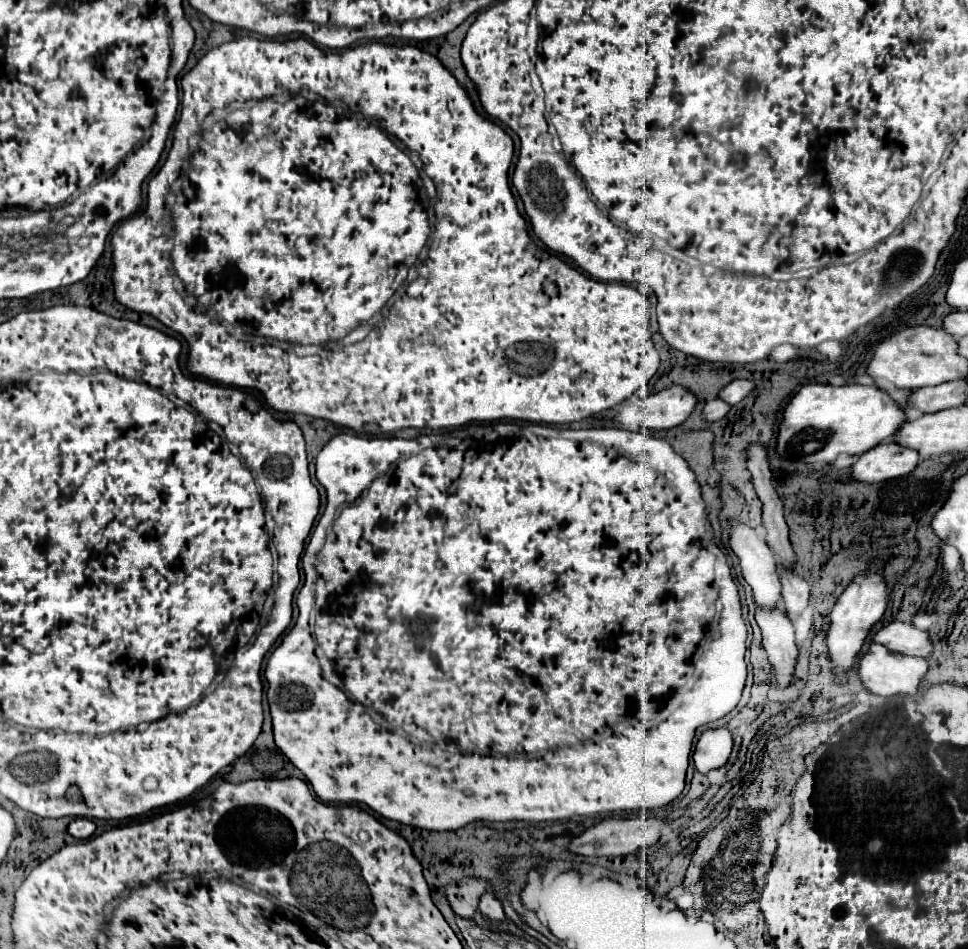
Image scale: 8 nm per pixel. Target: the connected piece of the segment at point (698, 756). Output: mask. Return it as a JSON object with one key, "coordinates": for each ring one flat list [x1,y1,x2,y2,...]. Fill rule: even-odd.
{"coordinates":[[727,727,703,731,693,751,695,769,699,773,707,773,711,769,723,767,731,755,731,747,733,747,733,737,727,731]]}

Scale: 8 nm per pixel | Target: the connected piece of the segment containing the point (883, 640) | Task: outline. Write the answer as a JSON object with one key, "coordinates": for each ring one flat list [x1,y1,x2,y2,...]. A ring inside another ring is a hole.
{"coordinates":[[901,621,887,623,871,639,885,645,893,653,911,655,911,657,929,657,933,649,929,635,925,631,919,631,913,625]]}

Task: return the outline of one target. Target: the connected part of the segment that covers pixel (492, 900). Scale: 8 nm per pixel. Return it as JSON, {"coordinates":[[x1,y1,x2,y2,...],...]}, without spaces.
{"coordinates":[[489,889,485,895,481,895,481,905,479,905,479,909,481,909,481,913,483,913,485,917,489,917,491,921,501,921,501,919,505,917,503,905,501,905,501,901,499,901,499,897,495,895,493,889]]}

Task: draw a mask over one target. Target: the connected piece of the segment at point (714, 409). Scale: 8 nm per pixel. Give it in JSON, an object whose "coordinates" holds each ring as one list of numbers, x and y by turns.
{"coordinates":[[713,399,713,401,705,403,705,407,701,409,701,417,703,417,703,421,713,423,713,421,723,419,727,415,727,411,729,411,727,403,723,403,721,399]]}

